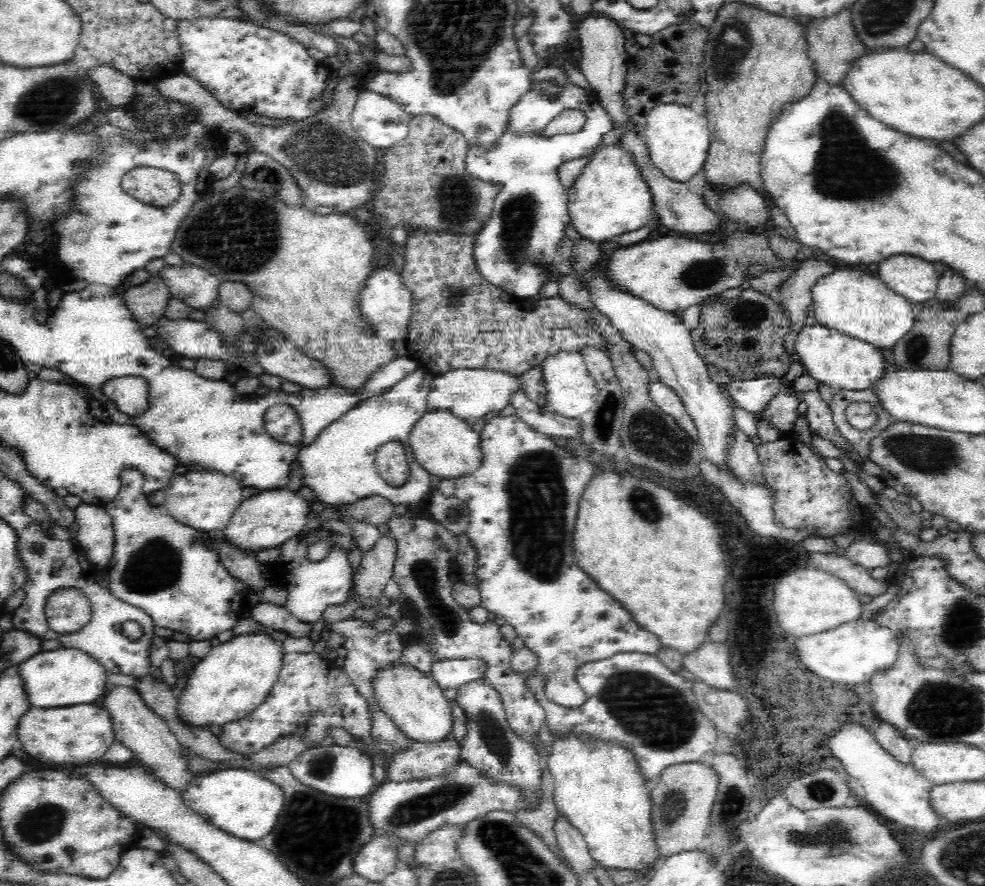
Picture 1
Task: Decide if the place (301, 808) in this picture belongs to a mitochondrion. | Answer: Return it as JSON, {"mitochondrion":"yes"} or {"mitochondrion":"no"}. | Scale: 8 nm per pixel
{"mitochondrion":"yes"}

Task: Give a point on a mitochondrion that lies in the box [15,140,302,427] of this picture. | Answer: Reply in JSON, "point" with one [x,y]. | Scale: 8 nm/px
{"point":[252,260]}

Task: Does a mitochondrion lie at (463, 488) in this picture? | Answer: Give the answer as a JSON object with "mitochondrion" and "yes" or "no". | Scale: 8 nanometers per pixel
{"mitochondrion":"no"}

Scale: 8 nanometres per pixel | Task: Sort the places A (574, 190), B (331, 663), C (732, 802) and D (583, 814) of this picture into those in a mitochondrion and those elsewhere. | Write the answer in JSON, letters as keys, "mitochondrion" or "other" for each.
{"A":"other","B":"other","C":"mitochondrion","D":"other"}

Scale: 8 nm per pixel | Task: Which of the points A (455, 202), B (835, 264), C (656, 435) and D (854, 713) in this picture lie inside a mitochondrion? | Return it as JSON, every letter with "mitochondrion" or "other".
{"A":"mitochondrion","B":"other","C":"mitochondrion","D":"other"}

